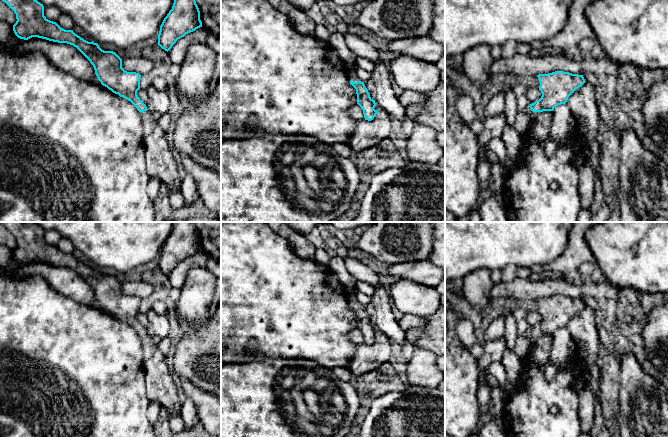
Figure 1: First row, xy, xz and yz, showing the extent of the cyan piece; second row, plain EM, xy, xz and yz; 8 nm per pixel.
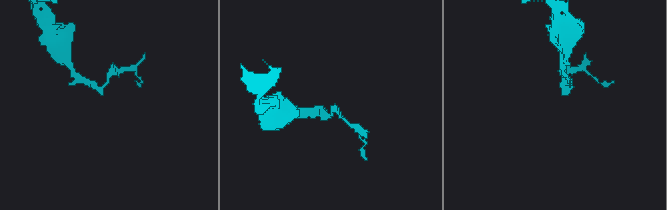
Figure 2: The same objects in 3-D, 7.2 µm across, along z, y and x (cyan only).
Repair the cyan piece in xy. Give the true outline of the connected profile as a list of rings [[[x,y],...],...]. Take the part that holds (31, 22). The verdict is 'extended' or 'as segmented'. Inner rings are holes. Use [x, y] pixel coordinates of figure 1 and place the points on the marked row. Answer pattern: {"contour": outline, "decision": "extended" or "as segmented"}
{"contour": [[[2,0],[16,14],[16,23],[13,25],[15,35],[24,40],[32,37],[38,37],[58,43],[67,43],[76,47],[93,65],[95,74],[101,84],[130,101],[140,112],[142,118],[142,126],[144,129],[143,141],[146,155],[146,170],[150,178],[157,177],[163,184],[166,184],[168,190],[179,190],[182,177],[178,170],[176,161],[172,155],[166,140],[166,132],[164,132],[152,113],[147,109],[143,101],[138,97],[137,91],[140,89],[141,75],[136,72],[127,72],[122,68],[122,59],[113,51],[102,50],[97,43],[88,42],[75,34],[73,30],[65,30],[56,22],[48,20],[44,16],[44,6],[37,0]]], "decision": "extended"}

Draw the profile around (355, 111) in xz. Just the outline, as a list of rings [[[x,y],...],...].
[[[355,104],[354,106],[350,107],[348,109],[348,114],[351,117],[355,118],[357,121],[365,119],[363,110],[361,109],[361,107],[358,104]]]

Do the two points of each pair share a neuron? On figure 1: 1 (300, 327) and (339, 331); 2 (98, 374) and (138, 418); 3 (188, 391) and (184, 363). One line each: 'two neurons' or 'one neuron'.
1: one neuron
2: one neuron
3: two neurons

